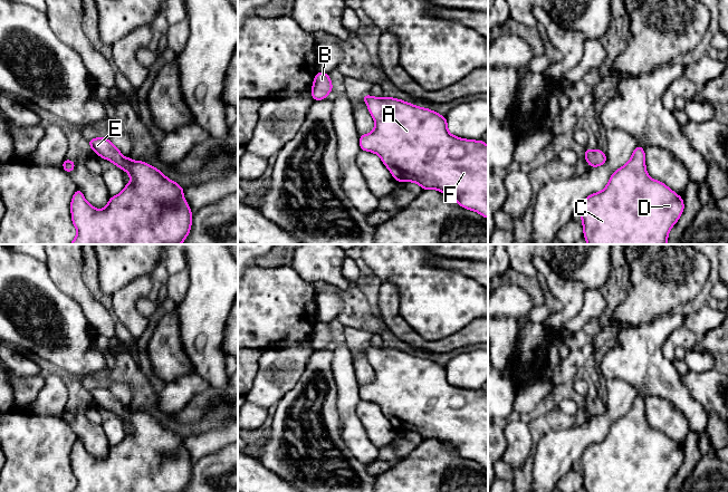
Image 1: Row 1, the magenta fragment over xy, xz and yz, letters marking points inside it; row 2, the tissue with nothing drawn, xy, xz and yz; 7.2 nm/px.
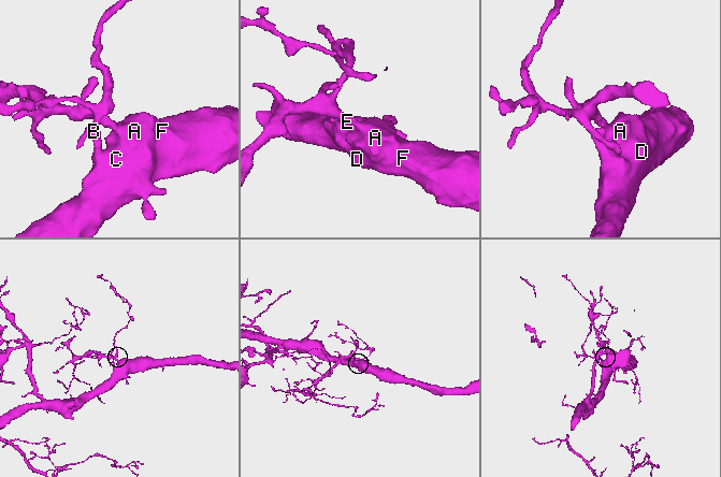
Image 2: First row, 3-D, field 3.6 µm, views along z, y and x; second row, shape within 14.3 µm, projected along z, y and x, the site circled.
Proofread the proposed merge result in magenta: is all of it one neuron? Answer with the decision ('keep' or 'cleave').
keep

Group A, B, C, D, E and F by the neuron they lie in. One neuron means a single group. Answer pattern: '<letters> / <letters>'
A B C D E F

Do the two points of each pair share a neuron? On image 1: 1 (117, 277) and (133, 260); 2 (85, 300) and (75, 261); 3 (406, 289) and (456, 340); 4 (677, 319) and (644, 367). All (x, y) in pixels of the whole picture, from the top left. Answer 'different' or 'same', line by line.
1: same
2: same
3: different
4: same

